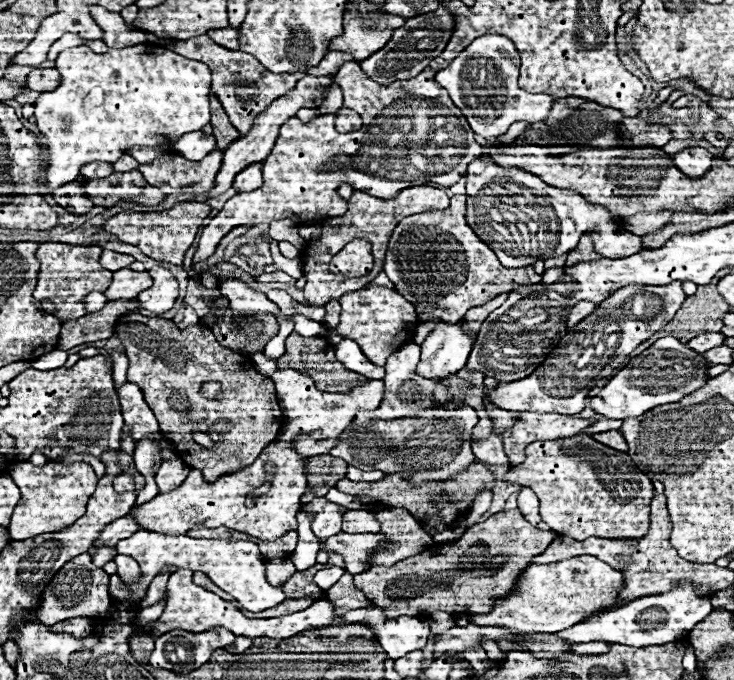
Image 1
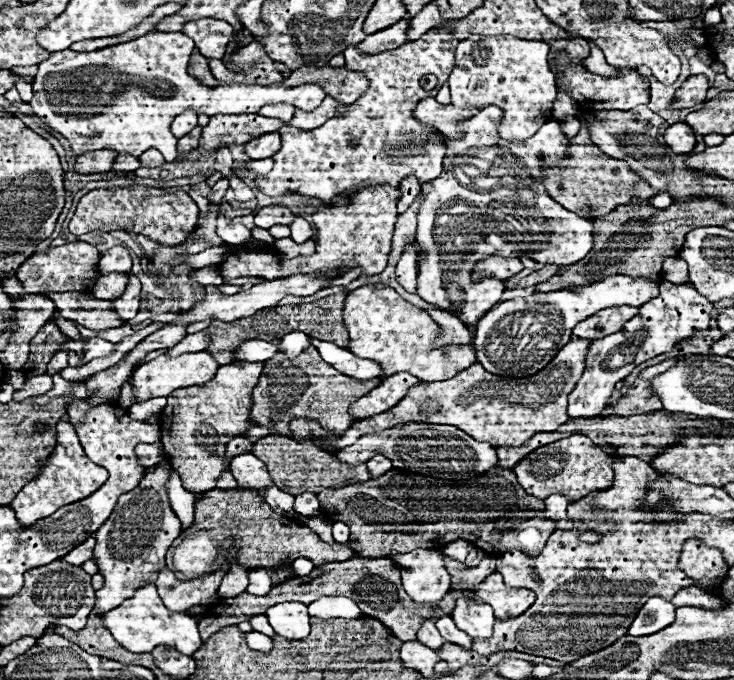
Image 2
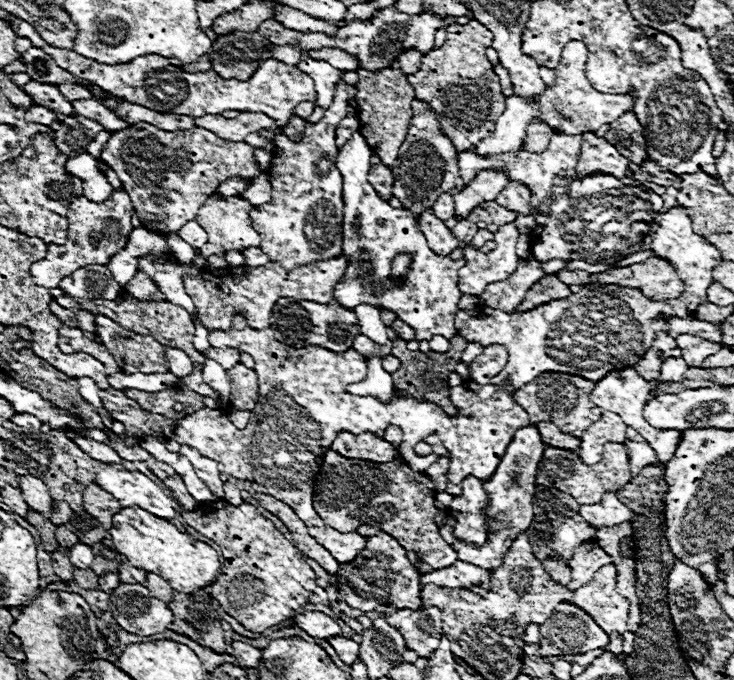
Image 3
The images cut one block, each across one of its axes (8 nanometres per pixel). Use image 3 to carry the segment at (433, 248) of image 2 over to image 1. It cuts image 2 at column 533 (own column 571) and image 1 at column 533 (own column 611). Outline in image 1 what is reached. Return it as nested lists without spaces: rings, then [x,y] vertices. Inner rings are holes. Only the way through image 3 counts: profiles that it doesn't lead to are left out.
[[[482,158],[468,164],[466,222],[474,234],[496,252],[504,266],[532,266],[538,260],[568,254],[576,248],[580,236],[586,233],[592,234],[594,248],[604,258],[626,258],[642,250],[642,236],[626,232],[614,216],[600,206],[590,206],[590,202],[586,202],[580,194],[546,186],[542,180],[524,170],[504,168]],[[504,212],[512,212],[520,218],[520,222],[504,220]]]

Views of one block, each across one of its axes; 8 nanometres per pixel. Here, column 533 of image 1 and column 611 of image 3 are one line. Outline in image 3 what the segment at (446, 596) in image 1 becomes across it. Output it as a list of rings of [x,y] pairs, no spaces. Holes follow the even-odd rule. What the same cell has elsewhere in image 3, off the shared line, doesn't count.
[[[622,522],[618,526],[602,526],[596,534],[598,546],[608,552],[612,558],[612,564],[618,570],[616,576],[616,590],[630,602],[630,614],[628,614],[628,630],[636,632],[640,628],[640,604],[636,596],[636,570],[634,570],[634,538],[632,538],[632,526],[630,522]]]

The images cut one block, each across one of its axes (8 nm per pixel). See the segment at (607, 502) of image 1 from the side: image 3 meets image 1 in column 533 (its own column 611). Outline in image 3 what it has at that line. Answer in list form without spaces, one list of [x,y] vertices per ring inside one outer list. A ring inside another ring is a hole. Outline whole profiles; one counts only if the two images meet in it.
[[[608,442],[604,446],[604,458],[596,466],[586,466],[574,452],[570,450],[556,450],[554,446],[544,448],[544,456],[540,460],[540,470],[536,476],[538,484],[544,486],[556,486],[562,492],[568,492],[576,498],[580,504],[592,504],[600,502],[606,490],[620,490],[630,482],[630,460],[624,444]]]

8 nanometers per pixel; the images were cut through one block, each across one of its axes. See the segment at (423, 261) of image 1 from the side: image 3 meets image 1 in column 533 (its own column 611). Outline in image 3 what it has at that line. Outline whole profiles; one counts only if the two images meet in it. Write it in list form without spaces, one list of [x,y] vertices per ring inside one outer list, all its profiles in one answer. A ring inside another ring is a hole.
[[[648,258],[624,268],[610,268],[608,272],[590,274],[590,280],[598,284],[638,288],[642,294],[646,294],[646,298],[654,302],[678,298],[684,292],[684,284],[678,278],[676,270],[668,266],[662,258]]]

